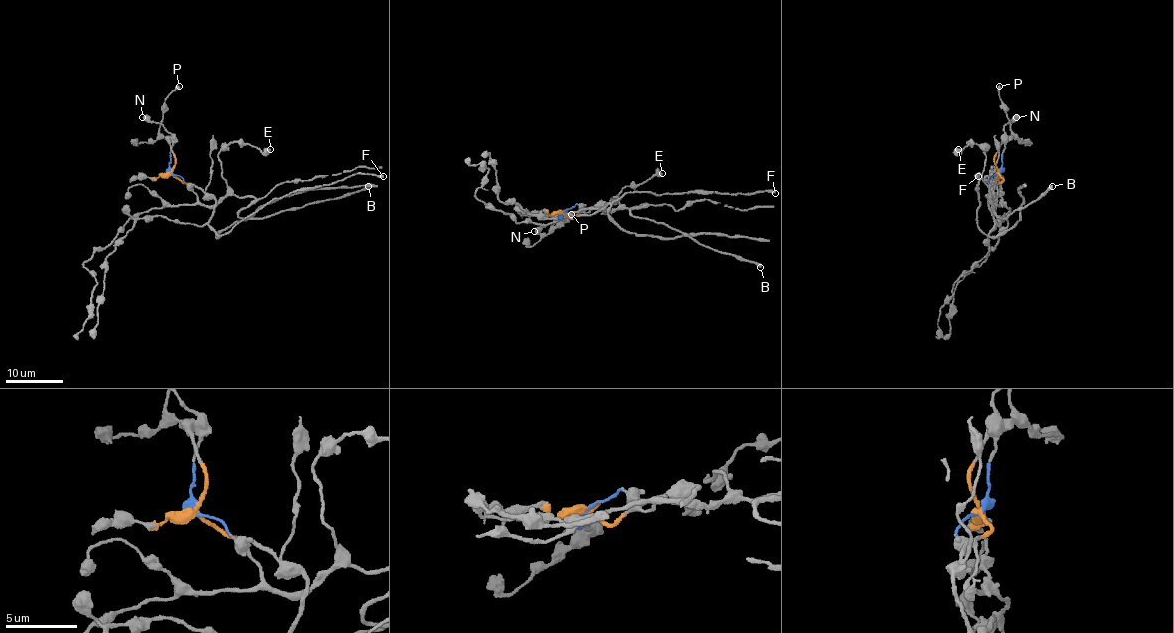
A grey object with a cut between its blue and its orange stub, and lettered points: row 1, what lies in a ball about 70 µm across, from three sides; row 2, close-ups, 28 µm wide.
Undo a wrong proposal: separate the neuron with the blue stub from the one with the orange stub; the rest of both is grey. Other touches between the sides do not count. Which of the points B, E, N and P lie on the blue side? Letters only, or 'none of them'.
B, E, N

